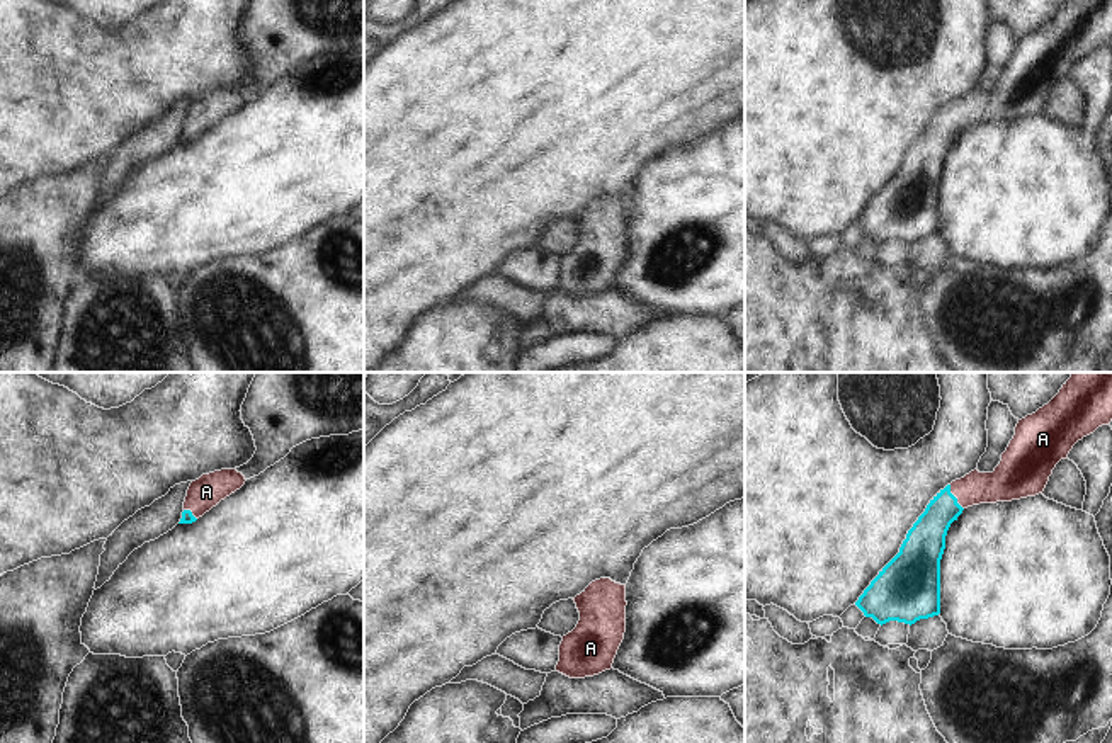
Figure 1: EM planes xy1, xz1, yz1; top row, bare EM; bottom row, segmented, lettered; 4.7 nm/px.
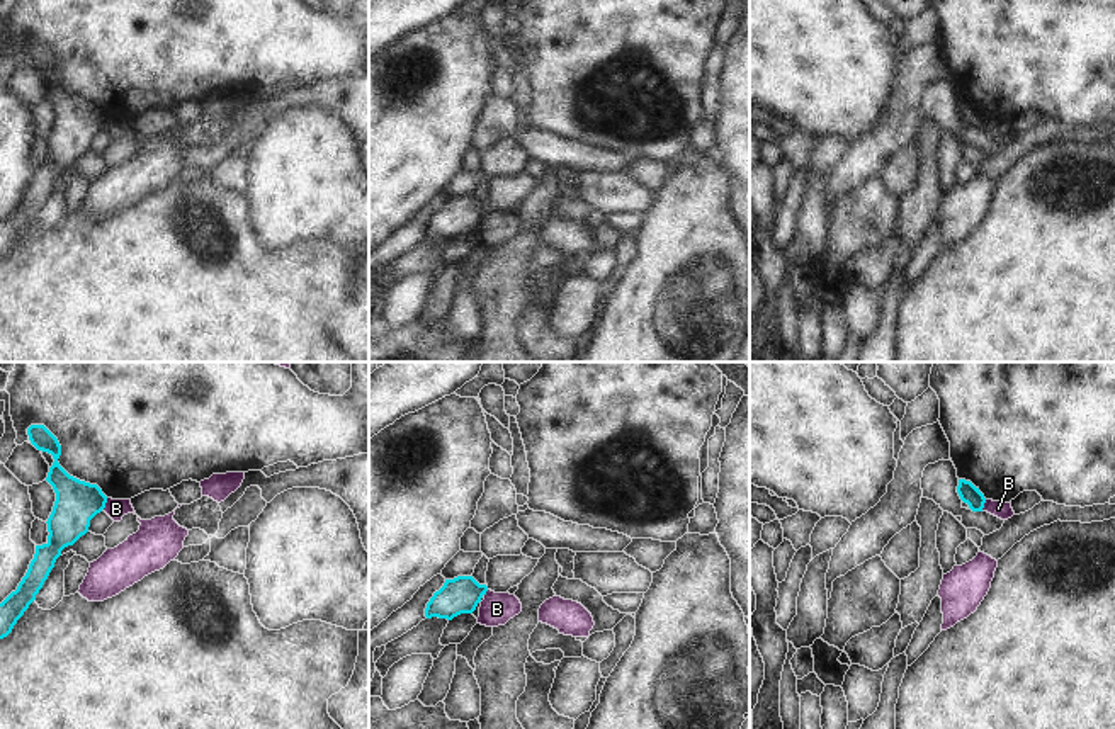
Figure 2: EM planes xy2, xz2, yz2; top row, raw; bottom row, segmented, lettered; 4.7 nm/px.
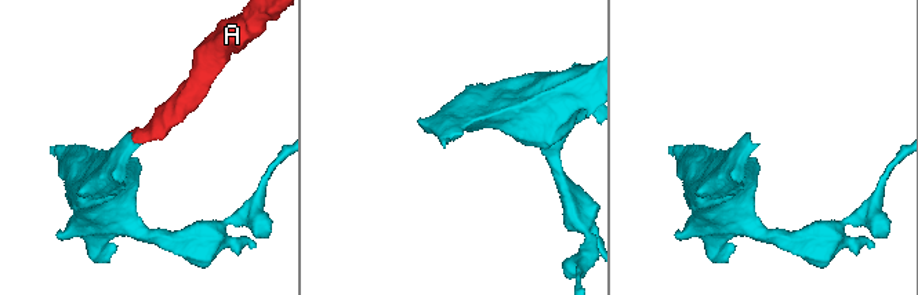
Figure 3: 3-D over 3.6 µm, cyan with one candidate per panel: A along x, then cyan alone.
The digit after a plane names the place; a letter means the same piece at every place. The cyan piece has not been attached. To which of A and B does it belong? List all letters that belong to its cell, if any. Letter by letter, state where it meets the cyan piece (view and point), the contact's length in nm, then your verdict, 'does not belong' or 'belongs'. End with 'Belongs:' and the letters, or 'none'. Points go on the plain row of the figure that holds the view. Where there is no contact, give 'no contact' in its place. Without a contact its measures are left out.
A: meets cyan in yz1 at (954, 116); contact 140 nm long; belongs
B: meets cyan in xy2 at (106, 121); contact 60 nm long; does not belong
Belongs: A

